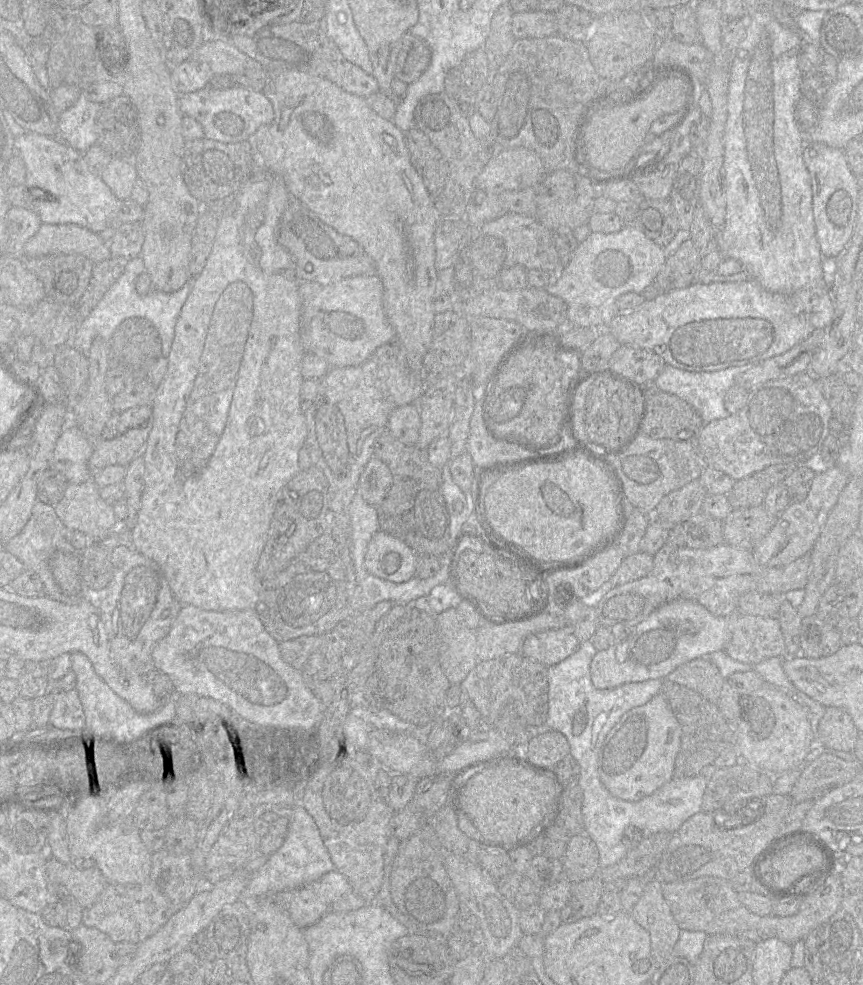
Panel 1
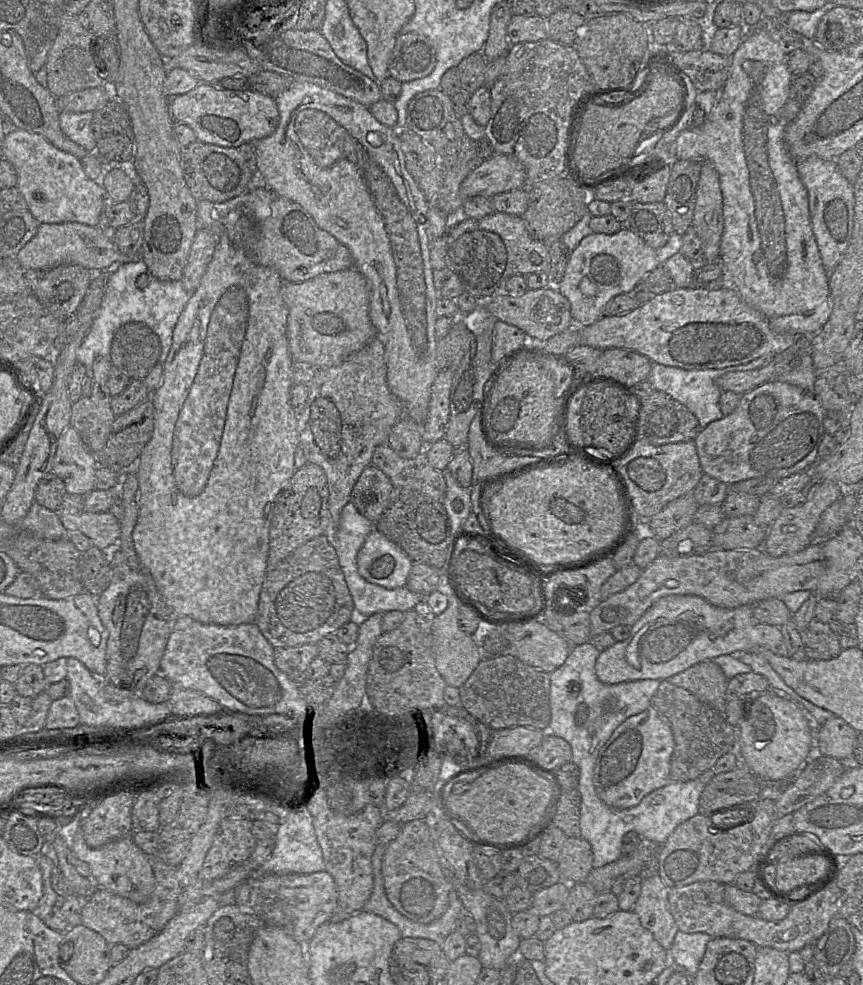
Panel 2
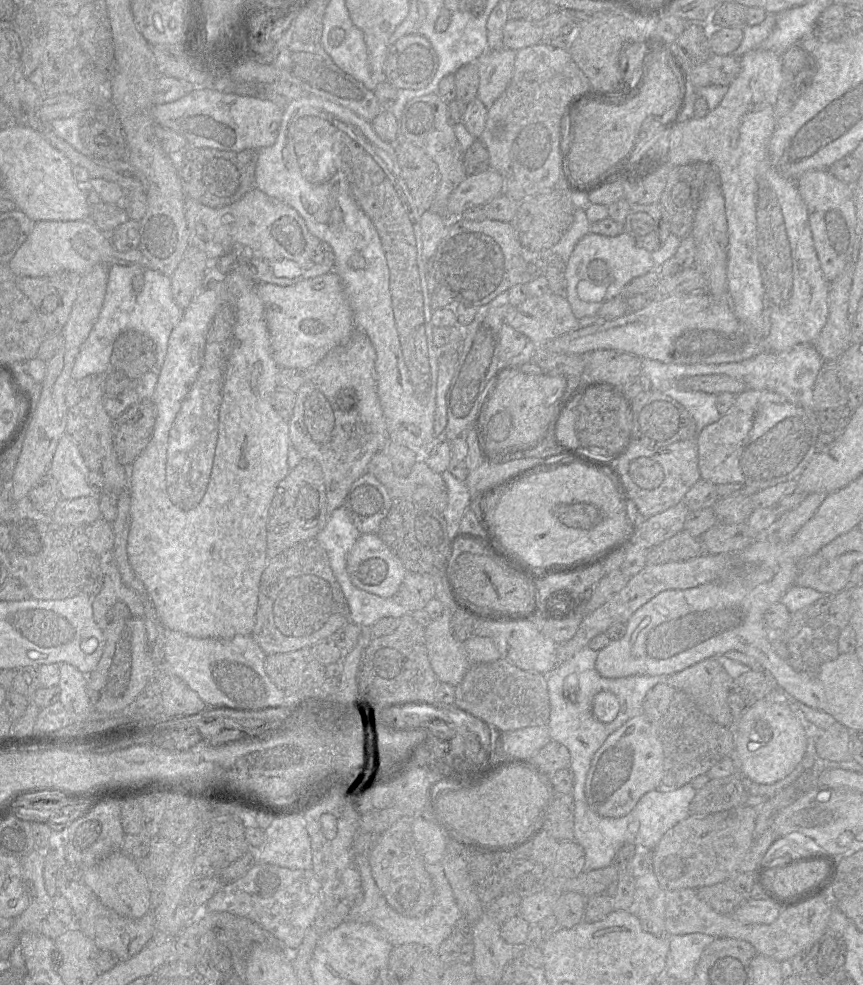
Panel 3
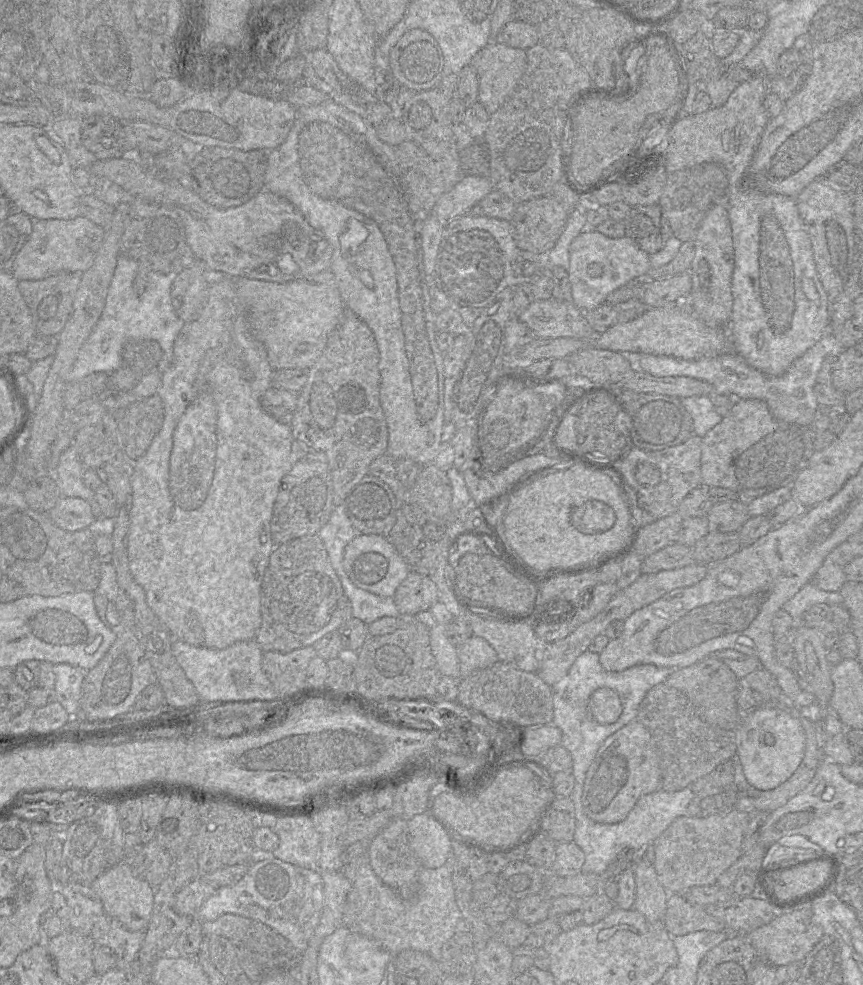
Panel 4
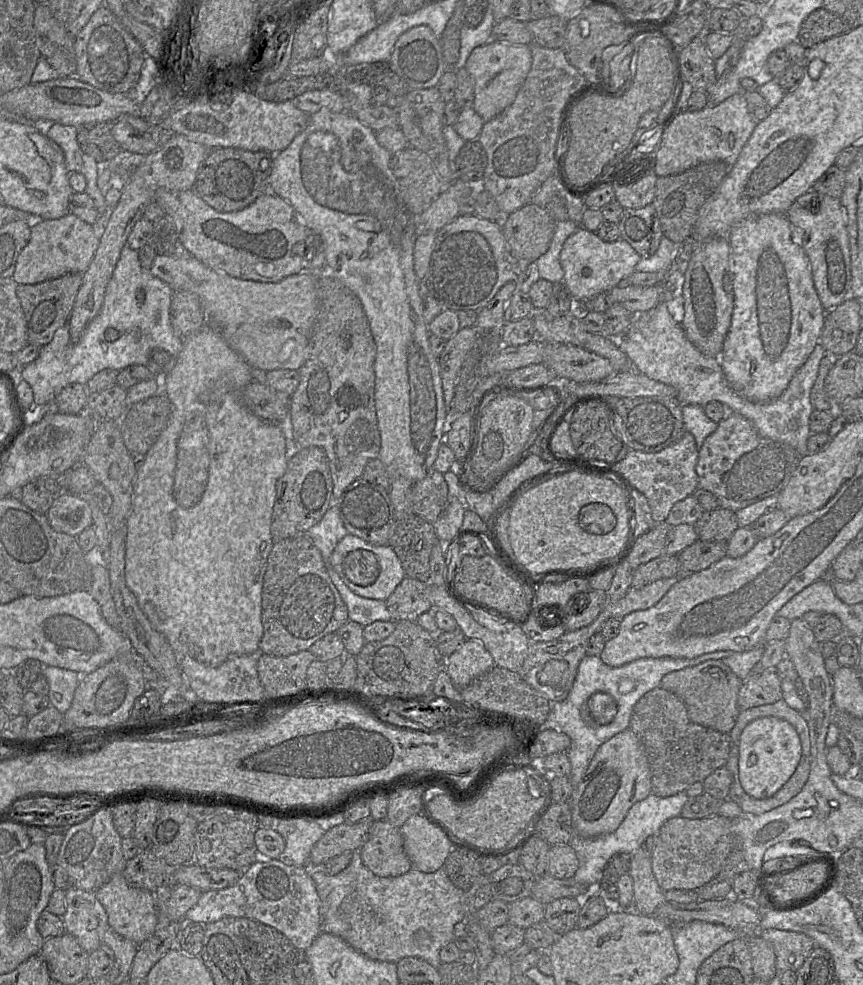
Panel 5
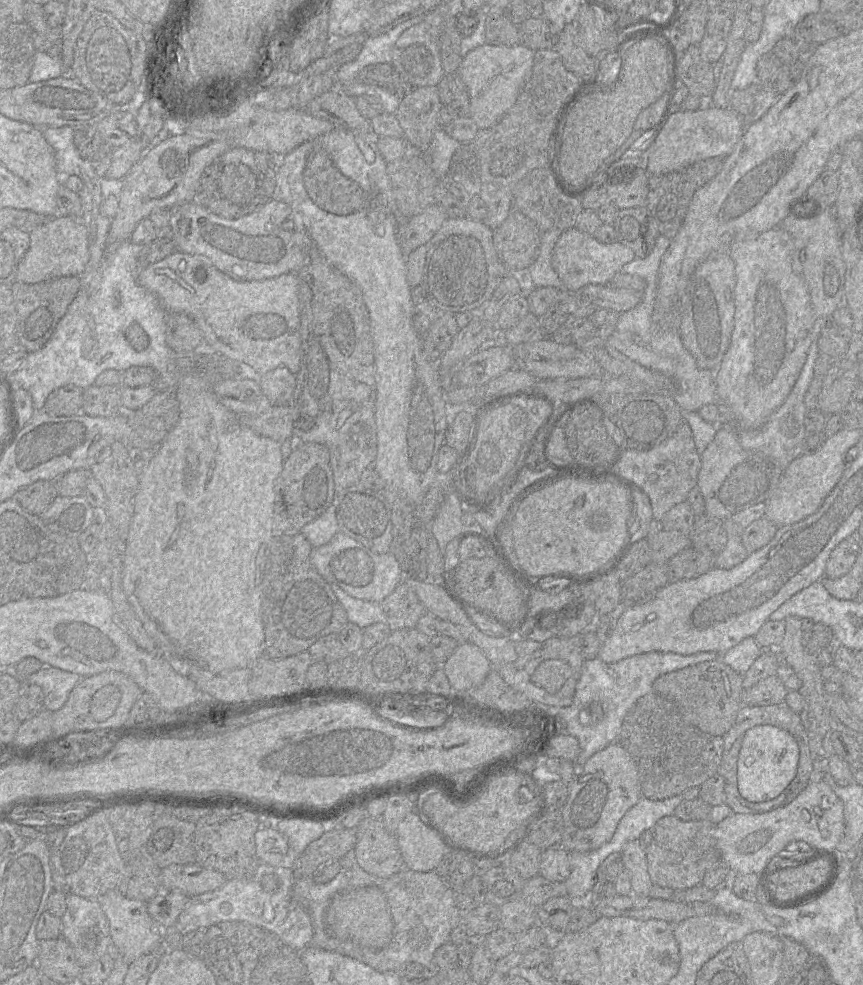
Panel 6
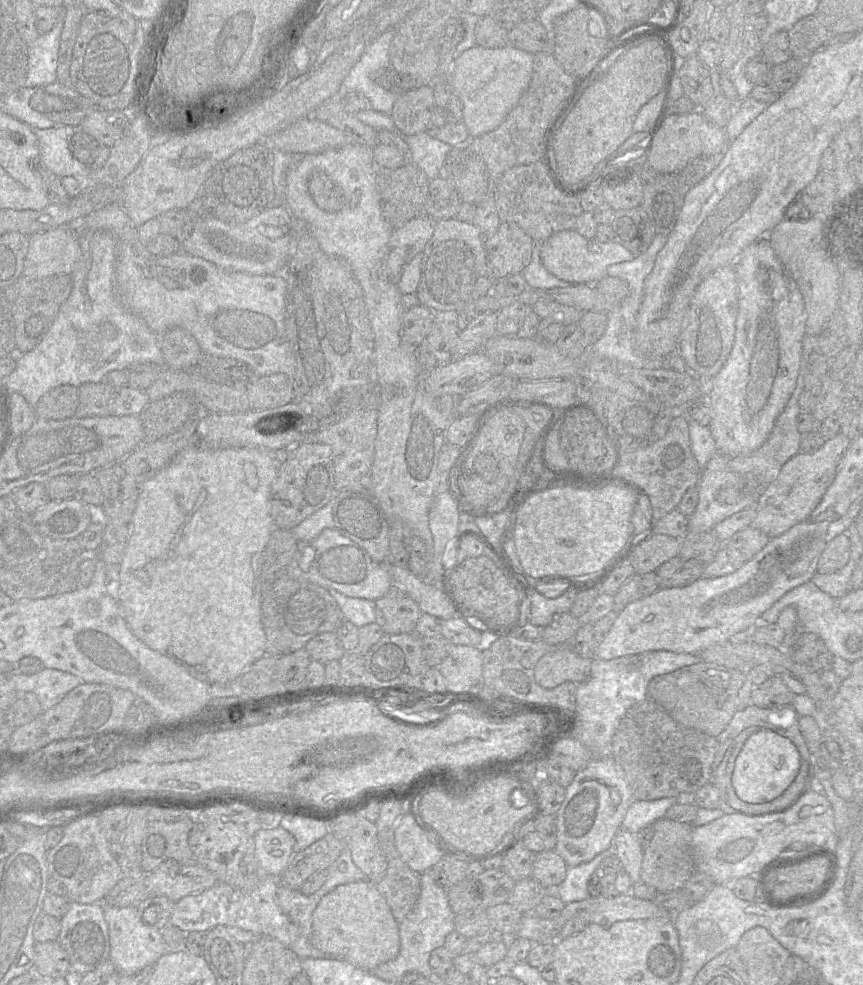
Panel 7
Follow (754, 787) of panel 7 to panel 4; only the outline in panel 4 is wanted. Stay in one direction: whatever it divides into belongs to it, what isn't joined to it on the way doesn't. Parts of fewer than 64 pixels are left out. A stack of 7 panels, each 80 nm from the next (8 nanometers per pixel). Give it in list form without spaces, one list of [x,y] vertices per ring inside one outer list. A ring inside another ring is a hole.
[[[759,707],[742,715],[736,731],[737,756],[750,785],[758,790],[775,789],[796,771],[805,755],[806,735],[799,719],[777,707]]]

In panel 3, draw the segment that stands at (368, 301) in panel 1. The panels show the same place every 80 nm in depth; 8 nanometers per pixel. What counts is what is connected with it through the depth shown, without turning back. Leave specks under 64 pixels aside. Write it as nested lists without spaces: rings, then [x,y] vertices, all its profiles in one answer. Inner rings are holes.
[[[336,272],[294,285],[259,283],[256,289],[265,307],[273,358],[280,368],[309,369],[331,349],[346,342],[355,328],[353,311]]]

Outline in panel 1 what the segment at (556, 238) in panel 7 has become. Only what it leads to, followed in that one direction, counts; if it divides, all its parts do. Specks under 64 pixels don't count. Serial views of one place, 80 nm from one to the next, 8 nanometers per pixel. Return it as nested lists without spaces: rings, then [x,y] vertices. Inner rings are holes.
[[[624,225],[616,233],[591,233],[579,243],[568,265],[544,289],[561,298],[568,306],[568,322],[573,326],[606,329],[619,314],[616,300],[628,292],[642,293],[664,266],[664,248],[642,231]]]

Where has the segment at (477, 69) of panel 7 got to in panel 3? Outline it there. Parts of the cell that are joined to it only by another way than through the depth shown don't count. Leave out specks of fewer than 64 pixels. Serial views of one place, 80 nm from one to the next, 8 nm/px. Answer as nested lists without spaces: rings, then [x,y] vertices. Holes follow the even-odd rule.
[[[503,47],[487,50],[477,61],[479,87],[477,98],[489,108],[508,87],[514,68],[516,51]]]

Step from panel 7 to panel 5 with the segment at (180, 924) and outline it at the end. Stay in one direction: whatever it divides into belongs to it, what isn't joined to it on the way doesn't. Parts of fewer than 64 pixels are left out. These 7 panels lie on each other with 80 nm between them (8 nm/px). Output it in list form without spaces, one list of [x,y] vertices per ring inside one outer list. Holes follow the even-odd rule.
[[[259,856],[242,871],[234,885],[203,892],[198,902],[186,913],[184,920],[205,925],[224,917],[245,917],[271,926],[284,934],[295,947],[302,951],[305,951],[322,932],[321,901],[316,884],[309,875],[309,867],[289,865],[280,858],[261,858]]]

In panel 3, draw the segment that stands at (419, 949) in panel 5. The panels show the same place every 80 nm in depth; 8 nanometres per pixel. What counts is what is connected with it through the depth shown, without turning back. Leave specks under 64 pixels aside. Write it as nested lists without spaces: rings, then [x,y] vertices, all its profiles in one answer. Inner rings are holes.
[[[368,855],[355,856],[355,866],[361,878],[361,894],[349,913],[348,920],[372,924],[386,933],[389,942],[394,946],[407,943],[418,943],[428,947],[439,955],[442,942],[451,938],[456,922],[463,916],[455,900],[451,885],[446,878],[441,863],[426,864],[426,871],[434,886],[434,900],[432,907],[422,916],[406,917],[395,911],[387,902],[372,875]]]

